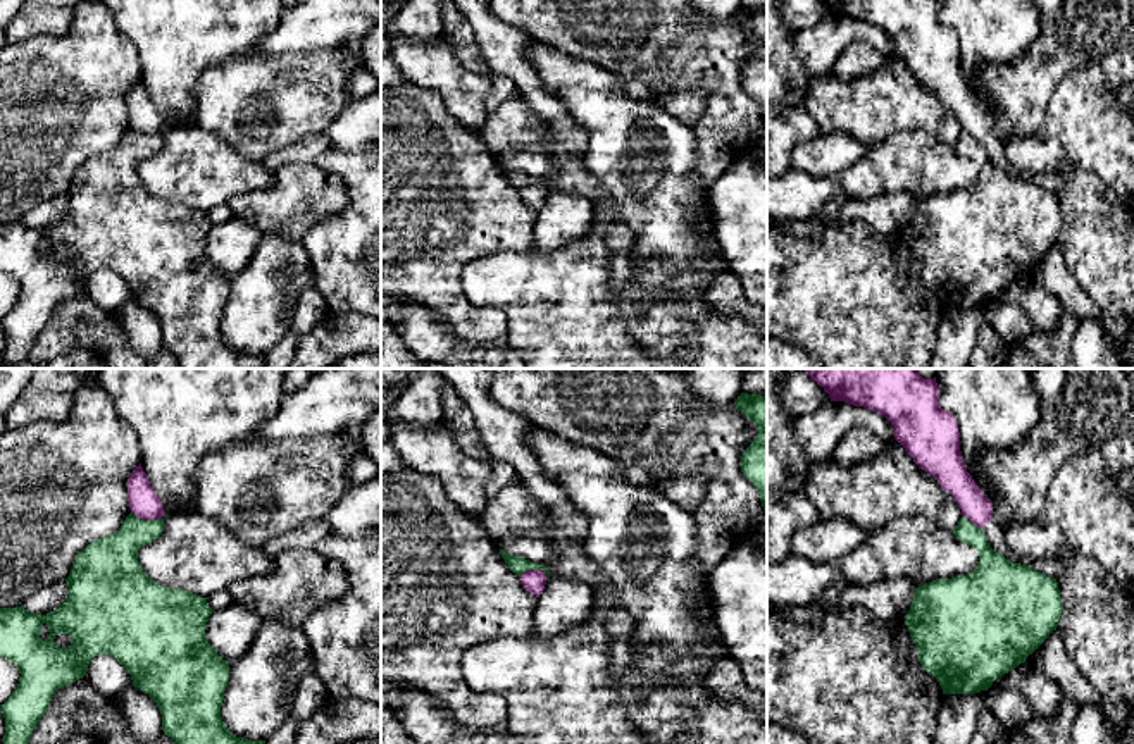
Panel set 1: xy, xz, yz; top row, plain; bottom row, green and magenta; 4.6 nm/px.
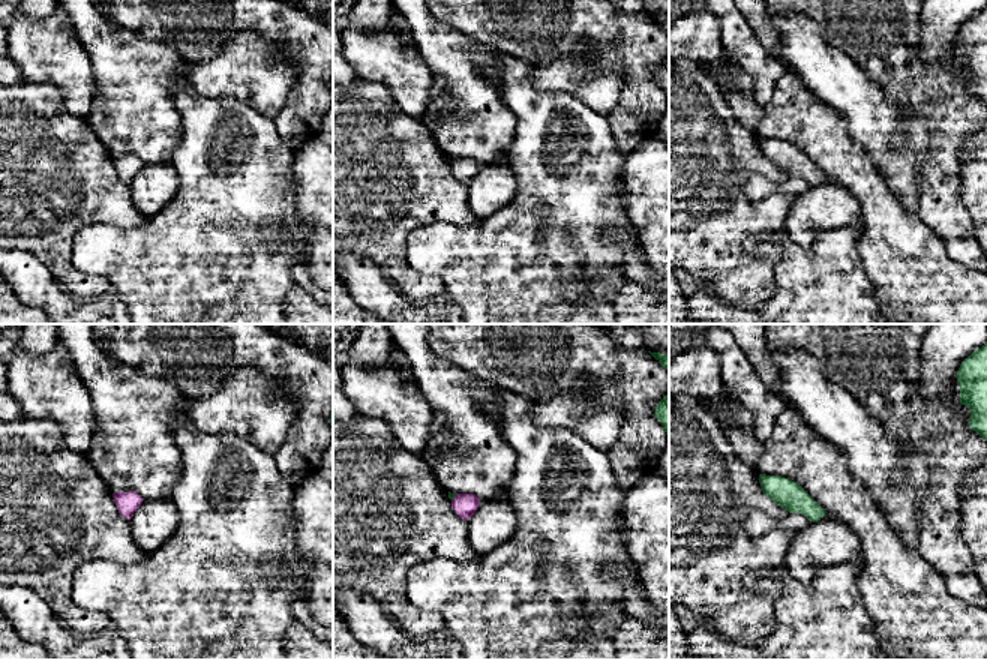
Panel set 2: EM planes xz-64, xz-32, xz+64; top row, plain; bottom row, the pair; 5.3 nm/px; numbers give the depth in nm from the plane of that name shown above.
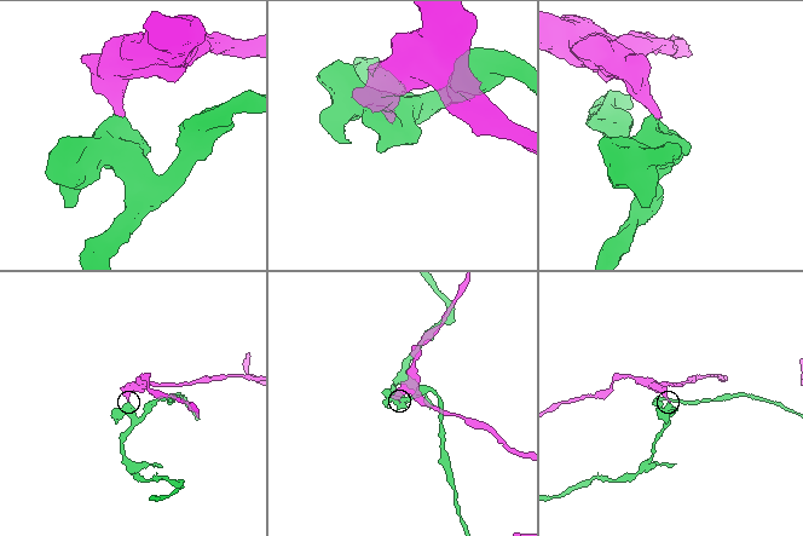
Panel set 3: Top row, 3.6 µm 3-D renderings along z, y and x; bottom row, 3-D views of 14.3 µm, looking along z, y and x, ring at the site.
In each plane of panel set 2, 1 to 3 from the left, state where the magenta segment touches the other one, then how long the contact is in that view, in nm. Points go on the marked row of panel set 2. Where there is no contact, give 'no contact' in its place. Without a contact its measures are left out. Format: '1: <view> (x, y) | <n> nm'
1: no contact
2: xz-32 (453, 497) | 50 nm
3: no contact

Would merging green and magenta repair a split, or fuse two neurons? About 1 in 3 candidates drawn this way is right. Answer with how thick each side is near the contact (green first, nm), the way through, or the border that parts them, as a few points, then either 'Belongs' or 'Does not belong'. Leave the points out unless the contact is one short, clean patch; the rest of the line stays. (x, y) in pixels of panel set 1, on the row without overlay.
Thickness 80 nm (green) against 110 nm. Boundary: xz (519, 190), (528, 185), (542, 185), (547, 193). Does not belong

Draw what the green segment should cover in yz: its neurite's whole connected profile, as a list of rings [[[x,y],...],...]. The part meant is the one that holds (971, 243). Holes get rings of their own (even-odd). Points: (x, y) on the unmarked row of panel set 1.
[[[962,131],[955,152],[979,167],[972,188],[936,193],[915,203],[905,238],[922,282],[938,293],[943,308],[974,308],[1024,277],[1056,245],[1063,226],[1056,193],[996,167],[982,143]]]

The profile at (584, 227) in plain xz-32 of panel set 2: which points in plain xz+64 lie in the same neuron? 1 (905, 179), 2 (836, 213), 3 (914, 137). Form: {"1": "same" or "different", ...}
{"1": "same", "2": "different", "3": "same"}

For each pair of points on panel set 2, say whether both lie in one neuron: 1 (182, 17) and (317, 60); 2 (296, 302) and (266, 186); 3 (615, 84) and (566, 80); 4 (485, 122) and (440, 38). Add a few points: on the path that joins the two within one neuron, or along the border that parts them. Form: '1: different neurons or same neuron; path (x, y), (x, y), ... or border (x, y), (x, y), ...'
1: same neuron; path (215, 17), (269, 17), (284, 27)
2: different neurons; border (294, 282), (282, 308)
3: same neuron; path (603, 84), (581, 83), (578, 80)
4: same neuron; path (477, 101), (476, 93), (452, 59)

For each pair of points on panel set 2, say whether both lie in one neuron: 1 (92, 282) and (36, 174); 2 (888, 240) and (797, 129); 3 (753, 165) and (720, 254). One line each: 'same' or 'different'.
1: same
2: same
3: same

